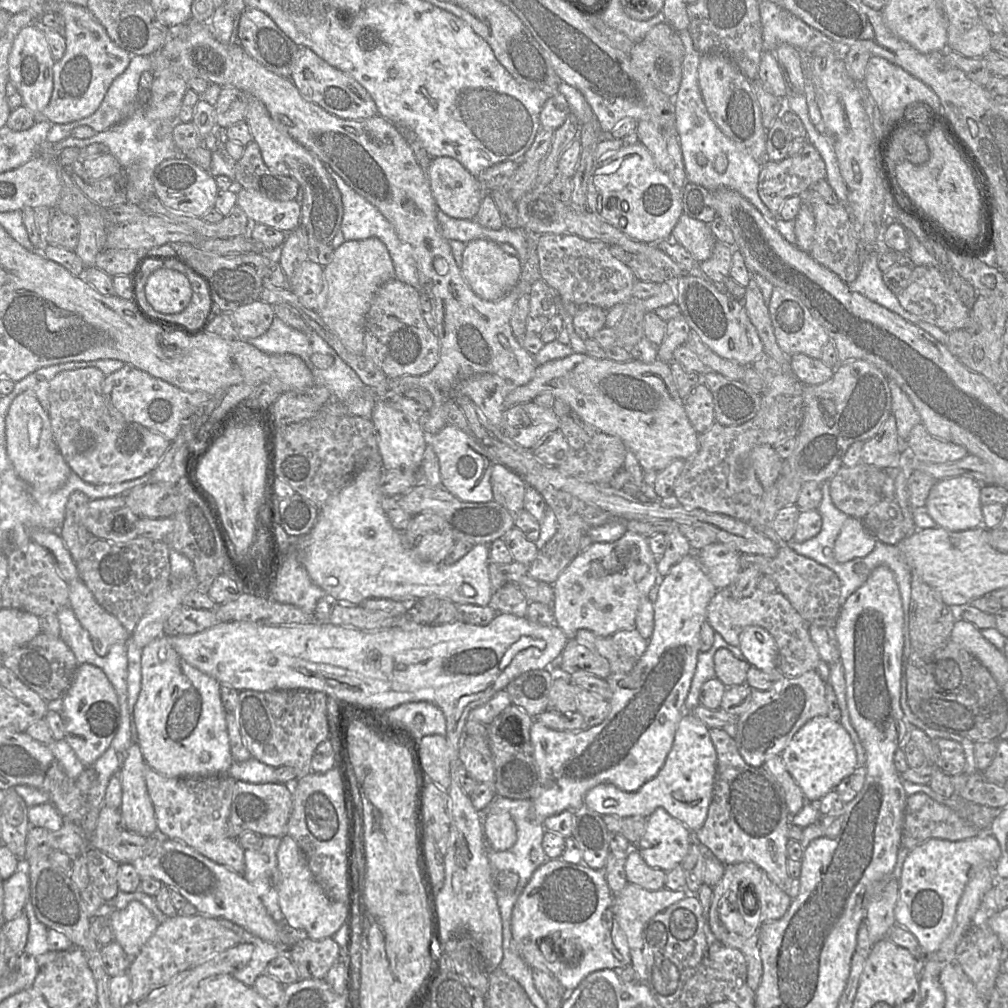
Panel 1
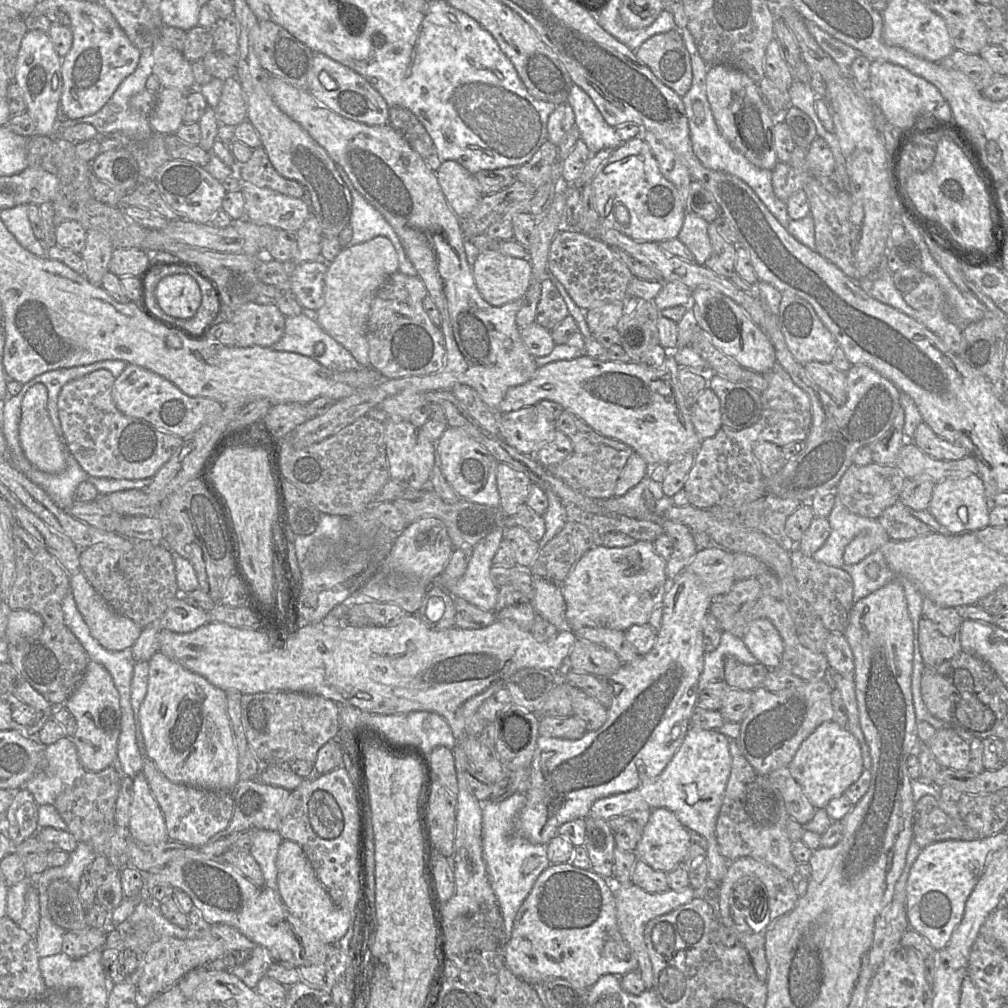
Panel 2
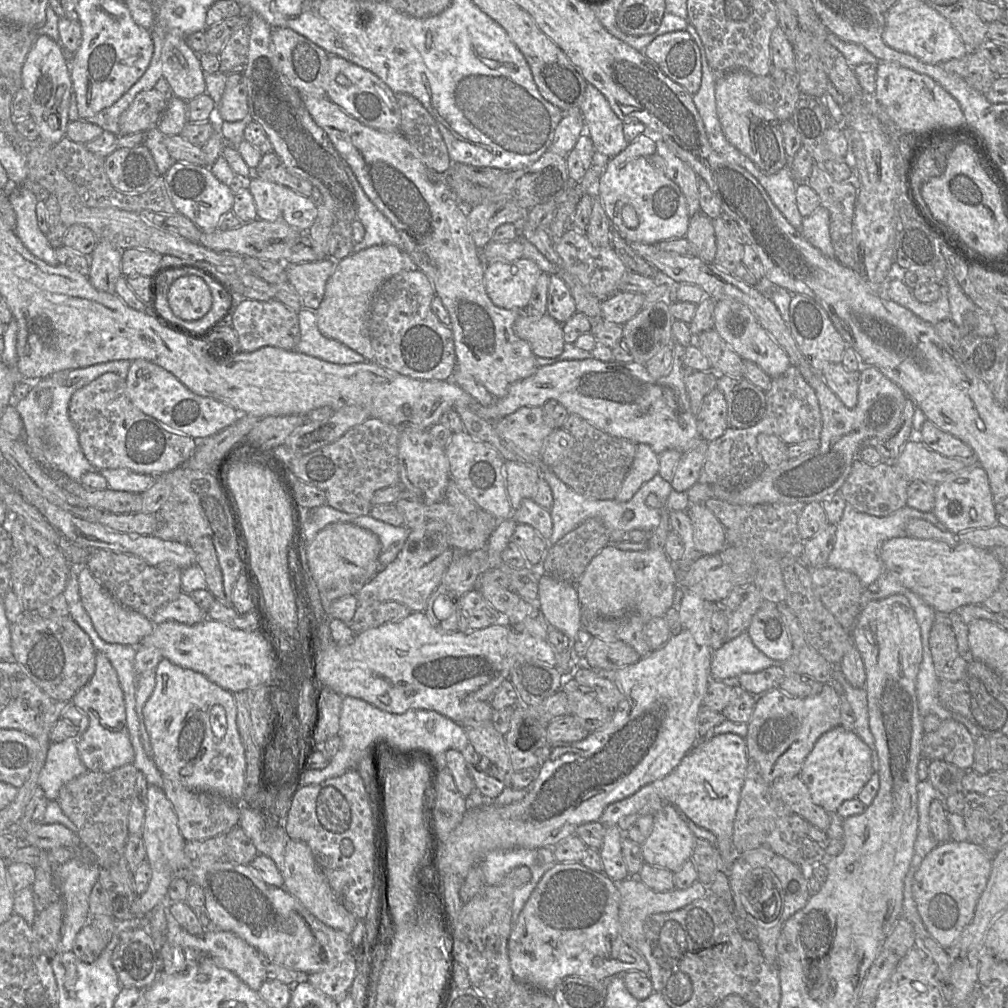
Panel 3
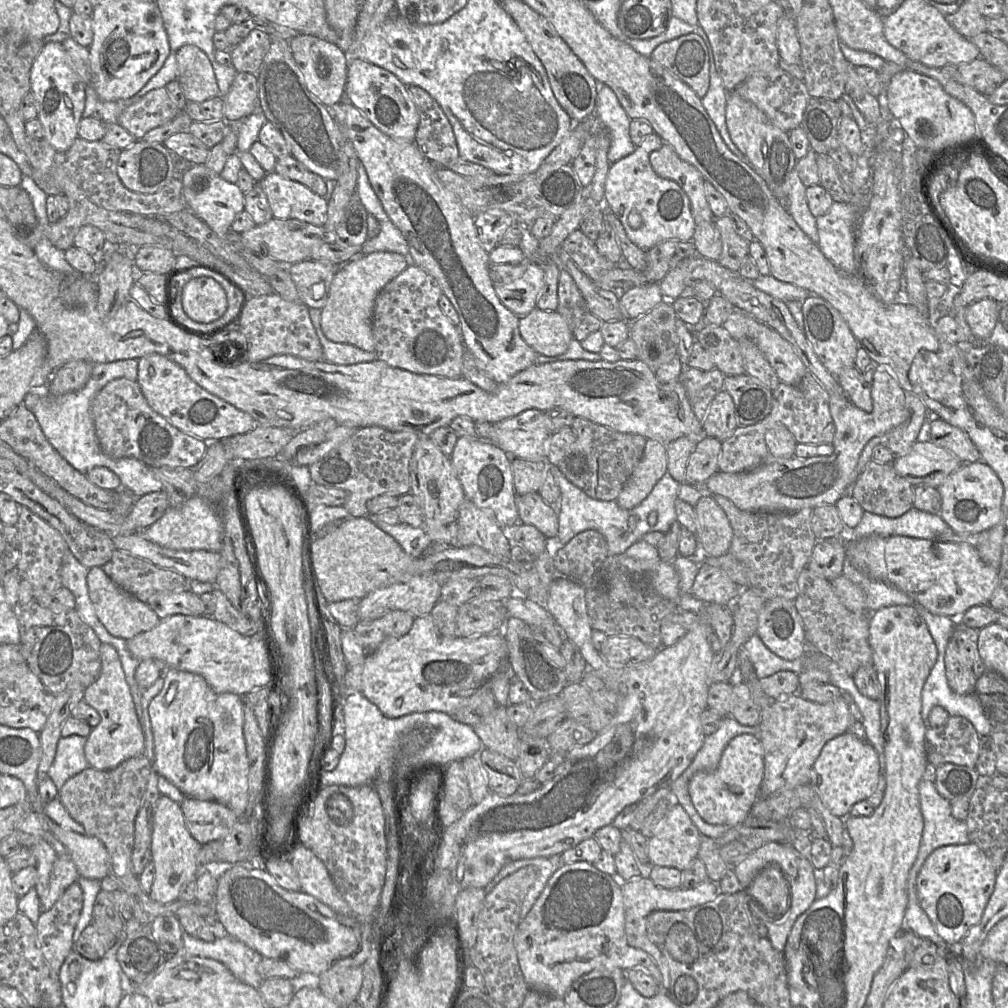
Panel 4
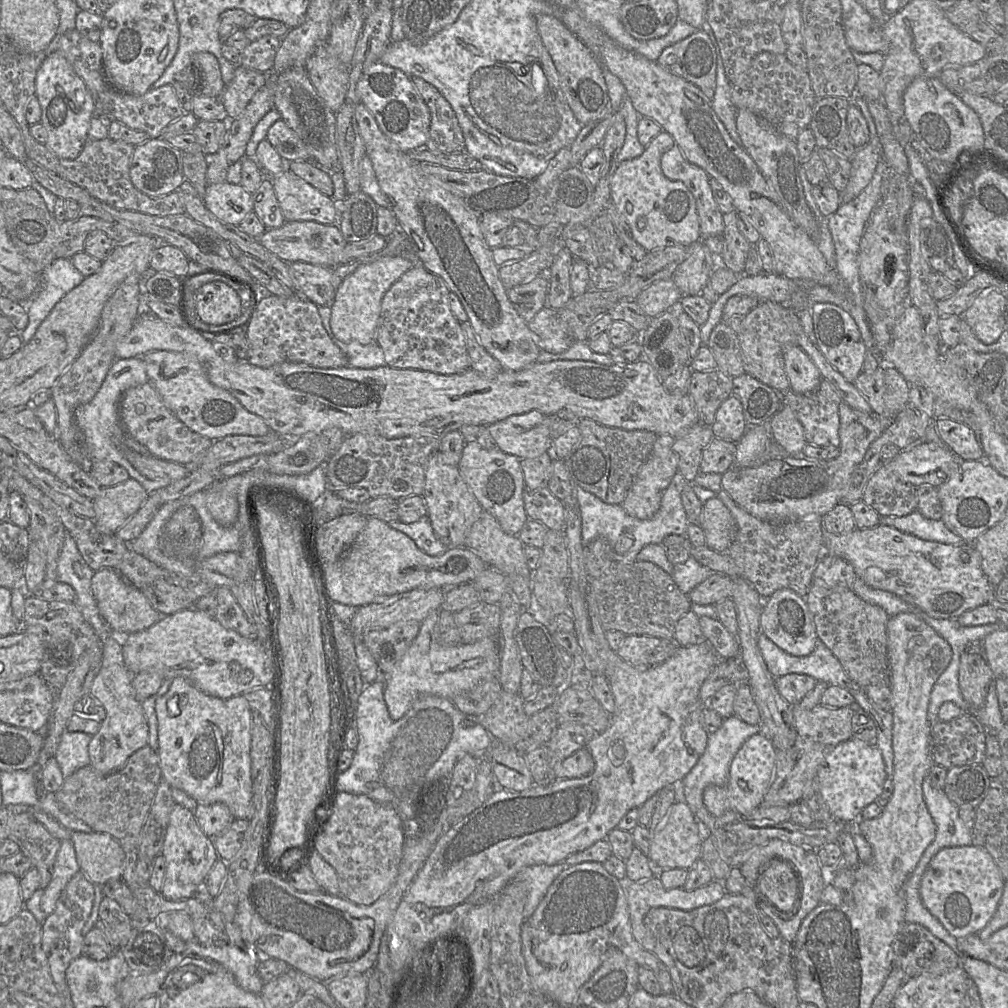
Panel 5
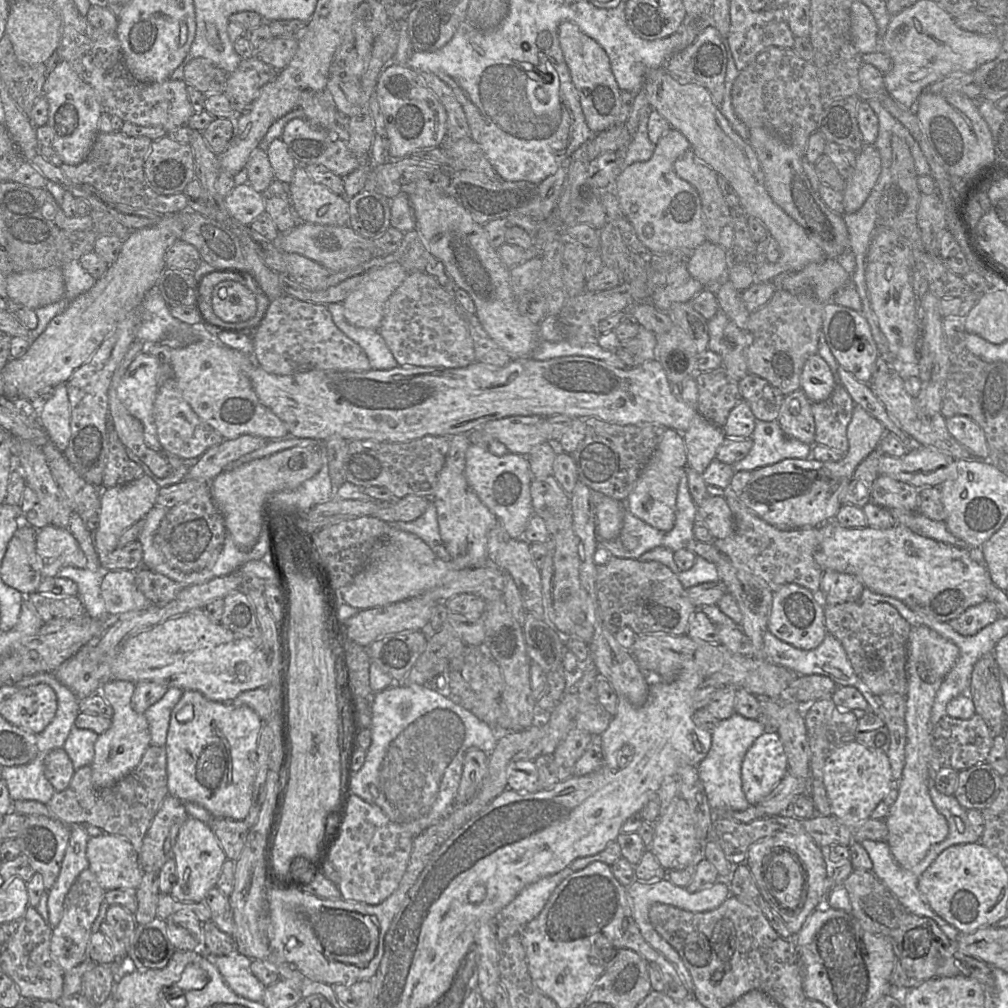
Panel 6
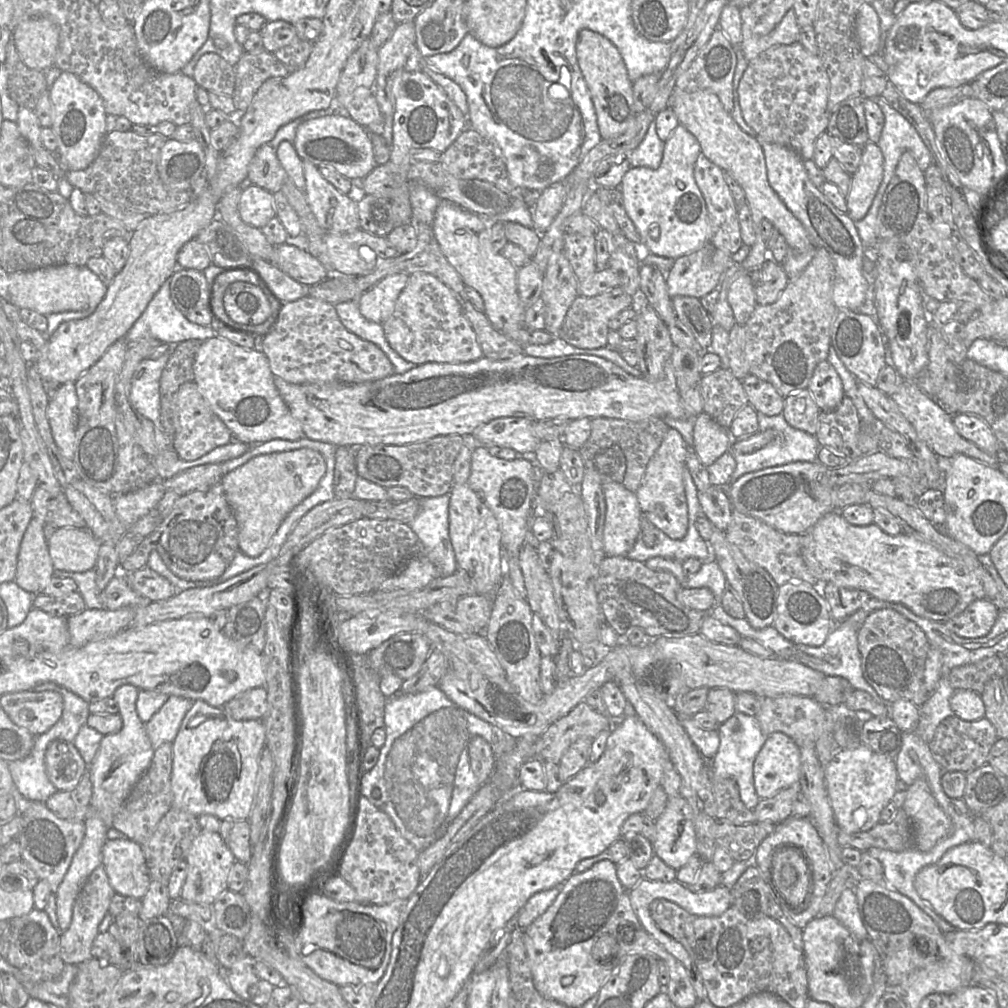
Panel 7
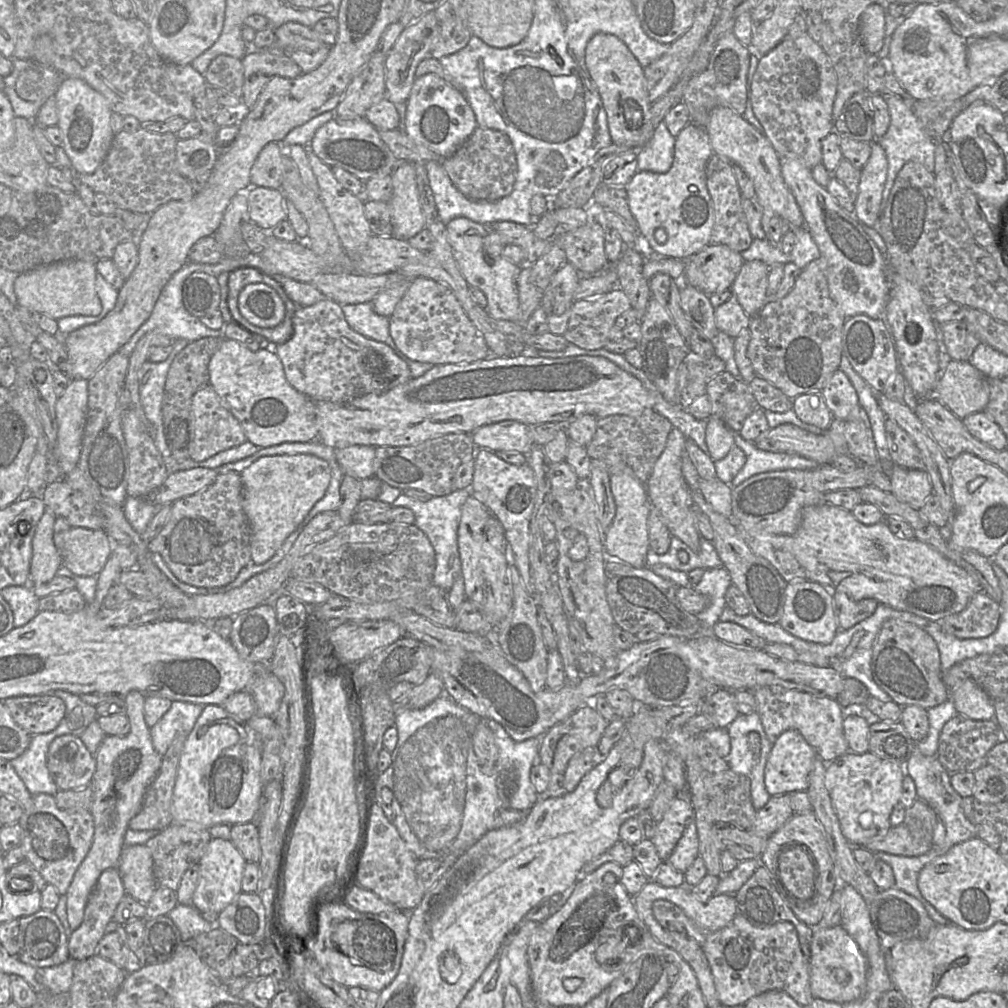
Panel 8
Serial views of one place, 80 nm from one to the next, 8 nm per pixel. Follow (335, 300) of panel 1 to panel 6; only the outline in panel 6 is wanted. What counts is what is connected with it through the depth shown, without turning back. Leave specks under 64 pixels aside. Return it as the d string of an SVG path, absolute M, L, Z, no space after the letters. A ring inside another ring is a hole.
M390 263L368 273L342 302L346 320L359 328L378 330L387 300L408 274L398 263Z

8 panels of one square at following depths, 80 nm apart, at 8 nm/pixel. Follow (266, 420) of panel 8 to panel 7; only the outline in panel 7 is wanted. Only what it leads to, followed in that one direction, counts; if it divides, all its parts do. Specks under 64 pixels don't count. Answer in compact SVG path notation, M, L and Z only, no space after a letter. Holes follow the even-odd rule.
M222 337L203 341L195 357L193 382L199 392L230 429L234 440L250 445L305 437L301 423L292 416L280 396L274 378L268 358L262 351L243 348Z

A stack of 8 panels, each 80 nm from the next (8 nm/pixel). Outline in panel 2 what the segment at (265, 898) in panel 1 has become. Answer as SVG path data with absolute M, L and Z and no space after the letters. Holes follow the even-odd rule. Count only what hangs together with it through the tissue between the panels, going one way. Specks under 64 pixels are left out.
M252 829L250 833L251 849L249 854L258 863L262 875L263 886L272 890L278 889L277 854L283 841L278 831Z

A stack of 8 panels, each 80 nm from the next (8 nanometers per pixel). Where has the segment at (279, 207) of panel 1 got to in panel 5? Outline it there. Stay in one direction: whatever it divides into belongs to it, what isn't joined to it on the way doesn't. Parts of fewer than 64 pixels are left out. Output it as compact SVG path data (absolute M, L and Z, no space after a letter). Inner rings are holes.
M285 170L271 178L274 191L286 221L313 221L324 225L337 224L339 205L331 197Z

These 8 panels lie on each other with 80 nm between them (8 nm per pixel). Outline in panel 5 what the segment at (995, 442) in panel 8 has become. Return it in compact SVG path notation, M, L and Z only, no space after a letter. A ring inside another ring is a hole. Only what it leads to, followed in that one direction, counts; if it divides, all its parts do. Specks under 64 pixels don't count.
M936 418L934 426L943 445L961 461L985 461L975 432L966 424L949 418Z

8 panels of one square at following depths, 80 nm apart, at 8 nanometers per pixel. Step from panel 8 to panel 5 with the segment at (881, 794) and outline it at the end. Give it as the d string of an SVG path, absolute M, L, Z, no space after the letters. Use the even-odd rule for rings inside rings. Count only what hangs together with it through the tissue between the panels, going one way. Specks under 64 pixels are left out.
M851 738L827 752L818 766L816 779L832 815L845 823L856 823L862 810L882 793L887 773L883 755L877 747Z

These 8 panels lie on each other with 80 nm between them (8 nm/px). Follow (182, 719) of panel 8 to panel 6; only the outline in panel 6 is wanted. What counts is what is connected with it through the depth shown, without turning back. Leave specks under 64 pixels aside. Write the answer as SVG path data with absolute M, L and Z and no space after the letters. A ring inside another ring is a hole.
M170 687L160 700L145 711L144 715L148 723L151 746L164 747L171 711L182 693L181 689Z

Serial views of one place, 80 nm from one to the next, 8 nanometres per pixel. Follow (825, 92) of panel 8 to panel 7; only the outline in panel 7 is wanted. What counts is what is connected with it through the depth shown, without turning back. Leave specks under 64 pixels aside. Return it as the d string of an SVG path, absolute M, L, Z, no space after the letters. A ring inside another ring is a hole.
M801 43L772 46L751 60L738 88L742 116L756 133L759 142L779 144L793 149L802 160L812 160L816 139L827 130L830 80L818 55L810 54Z

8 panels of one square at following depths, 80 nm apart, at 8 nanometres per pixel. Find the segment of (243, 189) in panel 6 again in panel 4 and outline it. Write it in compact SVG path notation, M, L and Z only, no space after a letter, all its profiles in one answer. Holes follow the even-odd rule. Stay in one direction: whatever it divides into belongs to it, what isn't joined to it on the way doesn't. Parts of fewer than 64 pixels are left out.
M204 164L189 165L180 176L185 209L208 225L217 235L225 236L236 215L244 211L245 194L233 183L222 179Z

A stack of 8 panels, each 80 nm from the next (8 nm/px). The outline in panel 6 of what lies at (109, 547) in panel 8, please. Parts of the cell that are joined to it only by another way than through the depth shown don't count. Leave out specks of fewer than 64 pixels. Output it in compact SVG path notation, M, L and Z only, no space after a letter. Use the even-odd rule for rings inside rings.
M46 526L37 529L36 553L43 578L50 578L64 567L84 568L87 557L67 528Z

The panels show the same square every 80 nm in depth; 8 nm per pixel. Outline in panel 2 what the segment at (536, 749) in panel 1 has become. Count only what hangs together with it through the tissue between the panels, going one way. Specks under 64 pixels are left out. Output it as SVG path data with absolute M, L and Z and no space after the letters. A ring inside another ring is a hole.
M686 569L681 571L668 584L668 589L664 594L661 604L662 621L660 628L658 629L657 639L653 648L643 657L641 657L636 663L623 665L613 674L602 678L605 679L606 682L612 687L612 690L616 690L613 696L612 704L608 708L608 718L604 725L598 730L586 732L581 738L576 740L546 737L543 735L538 737L535 754L530 765L532 770L532 782L531 787L527 792L528 801L517 817L515 827L516 833L522 834L534 844L547 845L556 835L558 835L558 829L562 824L578 818L586 818L590 813L591 806L596 800L613 794L636 790L644 783L651 782L663 772L667 764L682 745L684 738L691 727L693 710L698 704L698 682L703 671L704 655L706 653L703 646L704 621L706 615L708 614L710 603L712 603L713 600L714 599L709 595L704 585L692 572Z

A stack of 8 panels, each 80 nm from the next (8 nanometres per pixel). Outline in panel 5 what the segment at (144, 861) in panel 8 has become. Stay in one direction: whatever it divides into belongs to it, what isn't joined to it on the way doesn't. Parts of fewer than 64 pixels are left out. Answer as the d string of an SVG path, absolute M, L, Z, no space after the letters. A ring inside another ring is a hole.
M71 831L80 872L95 886L121 880L125 854L119 842L107 833Z

